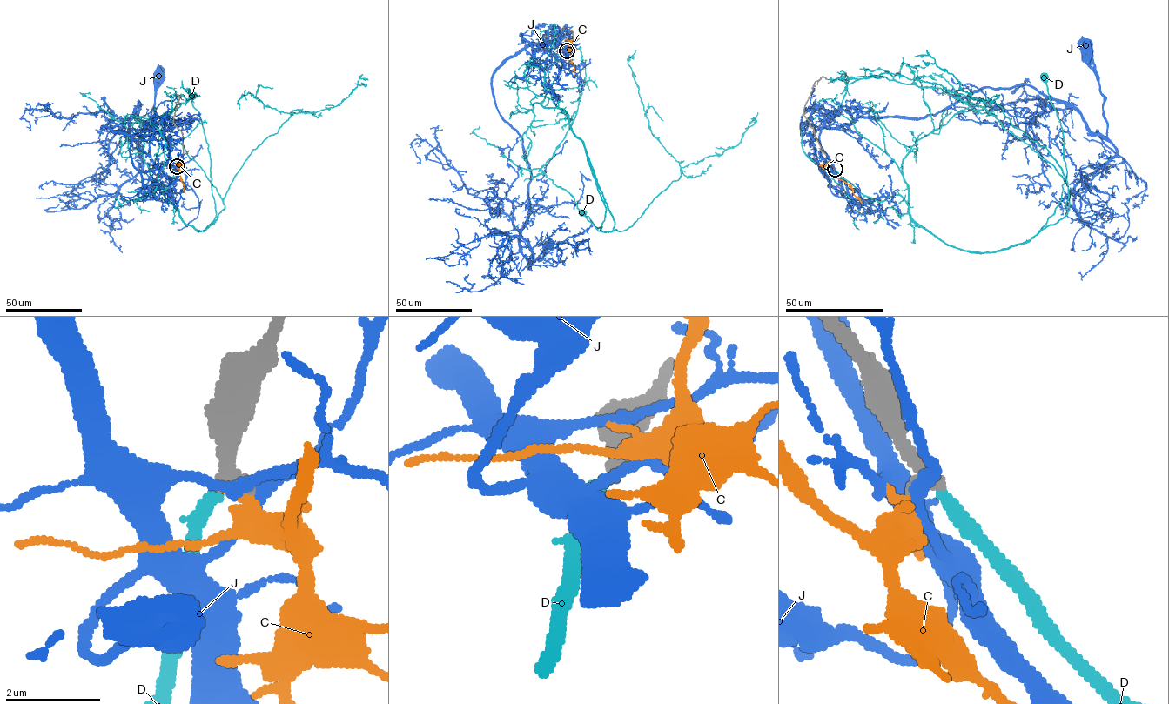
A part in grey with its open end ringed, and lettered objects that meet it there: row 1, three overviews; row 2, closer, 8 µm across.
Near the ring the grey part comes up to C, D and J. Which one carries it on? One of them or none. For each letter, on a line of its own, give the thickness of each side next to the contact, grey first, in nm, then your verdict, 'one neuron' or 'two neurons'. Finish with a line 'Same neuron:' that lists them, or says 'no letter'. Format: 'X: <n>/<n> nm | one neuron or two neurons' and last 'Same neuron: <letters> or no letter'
C: 260/400 nm | two neurons
D: 320/280 nm | one neuron
J: 280/280 nm | two neurons
Same neuron: D

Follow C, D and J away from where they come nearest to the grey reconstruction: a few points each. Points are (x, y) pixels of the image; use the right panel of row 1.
C: (833, 170), (833, 173), (863, 201)
D: (835, 169), (873, 199), (899, 195), (953, 247), (1029, 240), (1067, 173), (1044, 76)
J: (834, 169), (823, 126), (923, 117), (984, 87), (1029, 84), (1105, 137), (1085, 50)

